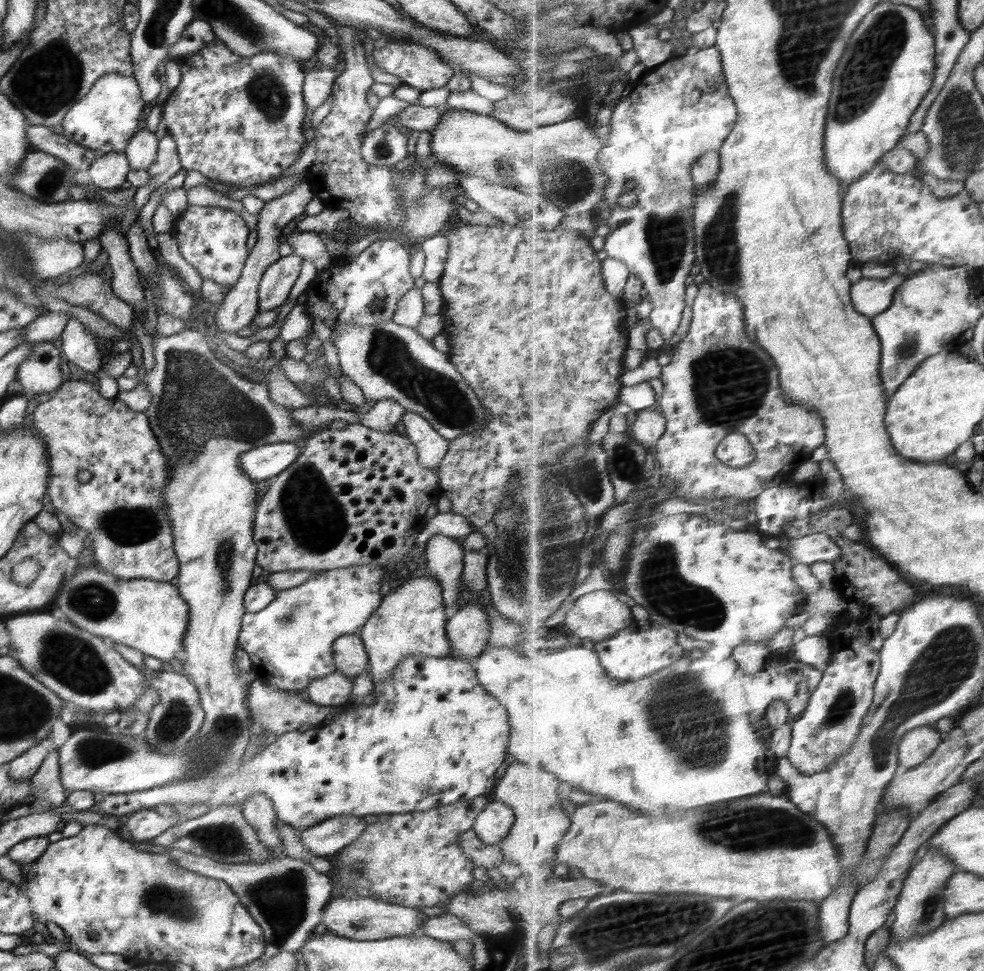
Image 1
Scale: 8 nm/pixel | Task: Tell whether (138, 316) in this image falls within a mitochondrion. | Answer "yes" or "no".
no

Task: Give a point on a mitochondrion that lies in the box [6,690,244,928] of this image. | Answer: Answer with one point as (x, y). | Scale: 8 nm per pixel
(155, 896)

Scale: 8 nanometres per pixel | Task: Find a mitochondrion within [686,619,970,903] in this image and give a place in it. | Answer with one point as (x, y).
(750, 829)

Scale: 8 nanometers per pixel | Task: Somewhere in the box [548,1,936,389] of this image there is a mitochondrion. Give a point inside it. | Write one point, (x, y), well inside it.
(876, 53)

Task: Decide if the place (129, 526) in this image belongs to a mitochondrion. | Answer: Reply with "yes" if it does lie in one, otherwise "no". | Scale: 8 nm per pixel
yes

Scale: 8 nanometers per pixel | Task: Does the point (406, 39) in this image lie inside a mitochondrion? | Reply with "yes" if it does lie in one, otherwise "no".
no

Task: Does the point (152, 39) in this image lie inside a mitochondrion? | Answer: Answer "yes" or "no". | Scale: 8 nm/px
yes

